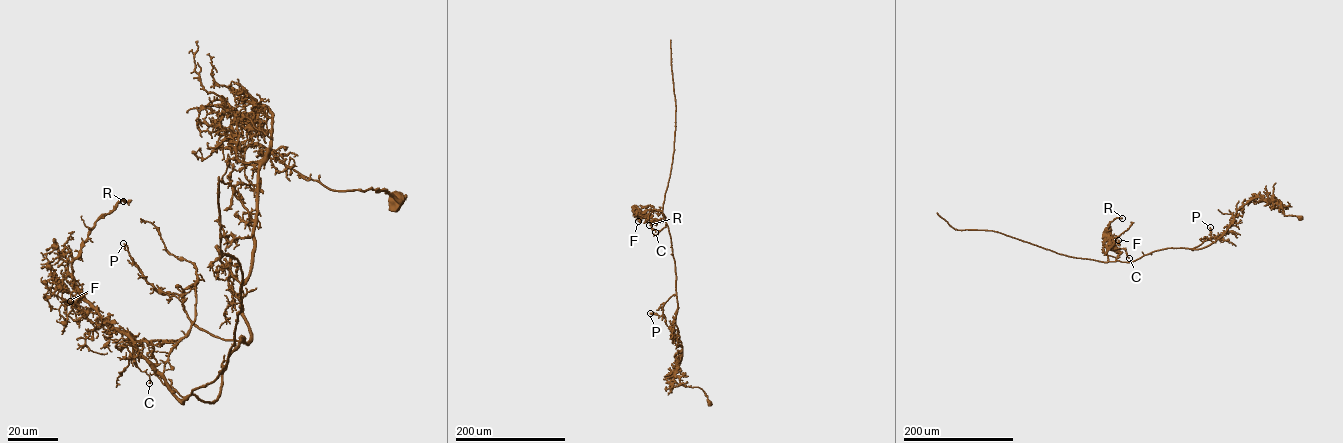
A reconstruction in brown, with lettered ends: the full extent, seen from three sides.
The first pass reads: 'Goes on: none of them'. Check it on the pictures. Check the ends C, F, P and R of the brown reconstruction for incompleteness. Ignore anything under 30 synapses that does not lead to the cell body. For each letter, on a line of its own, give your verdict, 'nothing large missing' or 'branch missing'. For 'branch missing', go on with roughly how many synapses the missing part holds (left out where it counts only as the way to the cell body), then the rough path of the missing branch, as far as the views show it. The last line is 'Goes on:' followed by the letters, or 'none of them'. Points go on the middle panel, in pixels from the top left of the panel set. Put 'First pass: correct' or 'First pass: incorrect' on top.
First pass: correct
C: nothing large missing
F: nothing large missing
P: nothing large missing
R: nothing large missing
Goes on: none of them

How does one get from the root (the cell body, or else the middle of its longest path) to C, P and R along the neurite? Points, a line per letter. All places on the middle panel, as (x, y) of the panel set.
C: (709, 404), (702, 389), (674, 380), (682, 355), (675, 321), (675, 263), (662, 212), (653, 209), (655, 232)
P: (709, 404), (702, 389), (674, 380), (682, 355), (675, 321), (676, 295), (665, 303), (661, 316), (650, 313)
R: (709, 404), (702, 389), (674, 380), (682, 355), (675, 321), (675, 263), (662, 212), (638, 210), (649, 225)

